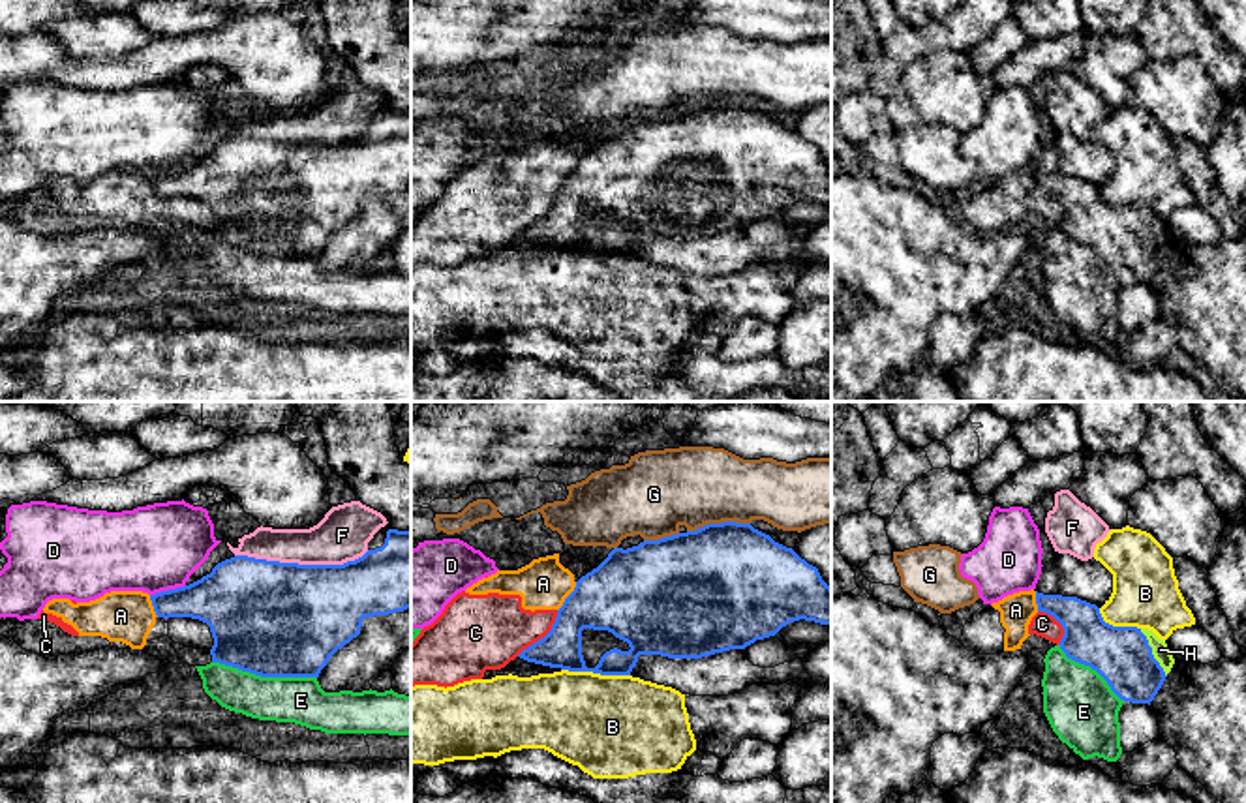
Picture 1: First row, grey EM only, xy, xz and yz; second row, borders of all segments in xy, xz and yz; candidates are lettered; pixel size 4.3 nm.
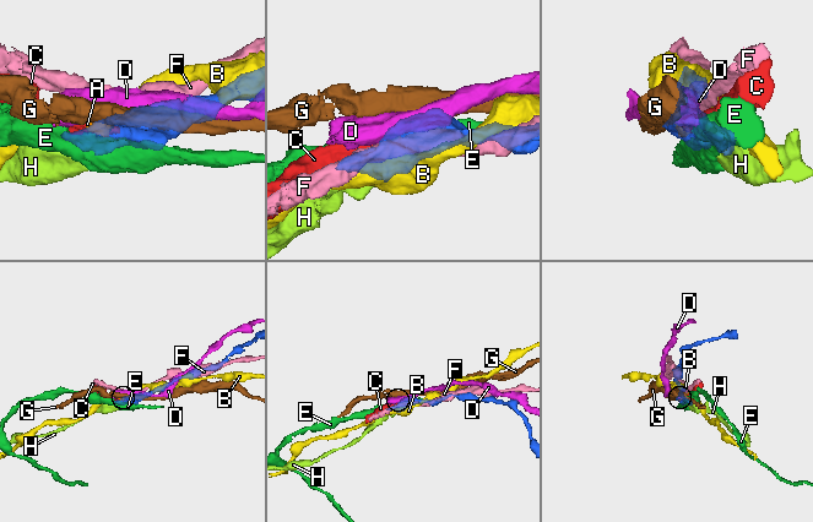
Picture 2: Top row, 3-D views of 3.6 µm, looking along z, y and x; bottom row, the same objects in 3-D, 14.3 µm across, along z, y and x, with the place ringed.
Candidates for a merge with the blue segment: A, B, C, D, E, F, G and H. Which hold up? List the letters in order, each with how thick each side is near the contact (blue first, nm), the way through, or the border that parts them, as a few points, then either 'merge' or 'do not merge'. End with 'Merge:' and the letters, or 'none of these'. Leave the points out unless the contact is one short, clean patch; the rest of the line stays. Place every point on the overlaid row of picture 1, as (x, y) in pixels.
A: 340 nm thick on the blue side, 220 nm on the other; border along xz (577, 582), (558, 610); do not merge
B: 180 nm thick on the blue side, 440 nm on the other; do not merge
C: 200 nm thick on the blue side, 320 nm on the other; do not merge
D: 260 nm thick on the blue side, 380 nm on the other; do not merge
E: 500 nm thick on the blue side, 200 nm on the other; do not merge
F: 500 nm thick on the blue side, 220 nm on the other; do not merge
G: 500 nm thick on the blue side, 340 nm on the other; do not merge
H: 240 nm thick on the blue side, 70 nm on the other; merge
Merge: H

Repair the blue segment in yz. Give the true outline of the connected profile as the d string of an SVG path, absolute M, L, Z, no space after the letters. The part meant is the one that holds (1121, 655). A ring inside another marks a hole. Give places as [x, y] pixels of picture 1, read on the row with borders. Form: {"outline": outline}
{"outline": "M1036 591L1038 612L1053 615L1064 629L1060 649L1068 659L1090 666L1124 702L1148 704L1162 689L1175 659L1163 640L1148 629L1113 627L1103 621L1100 608L1077 597L1043 595Z"}

